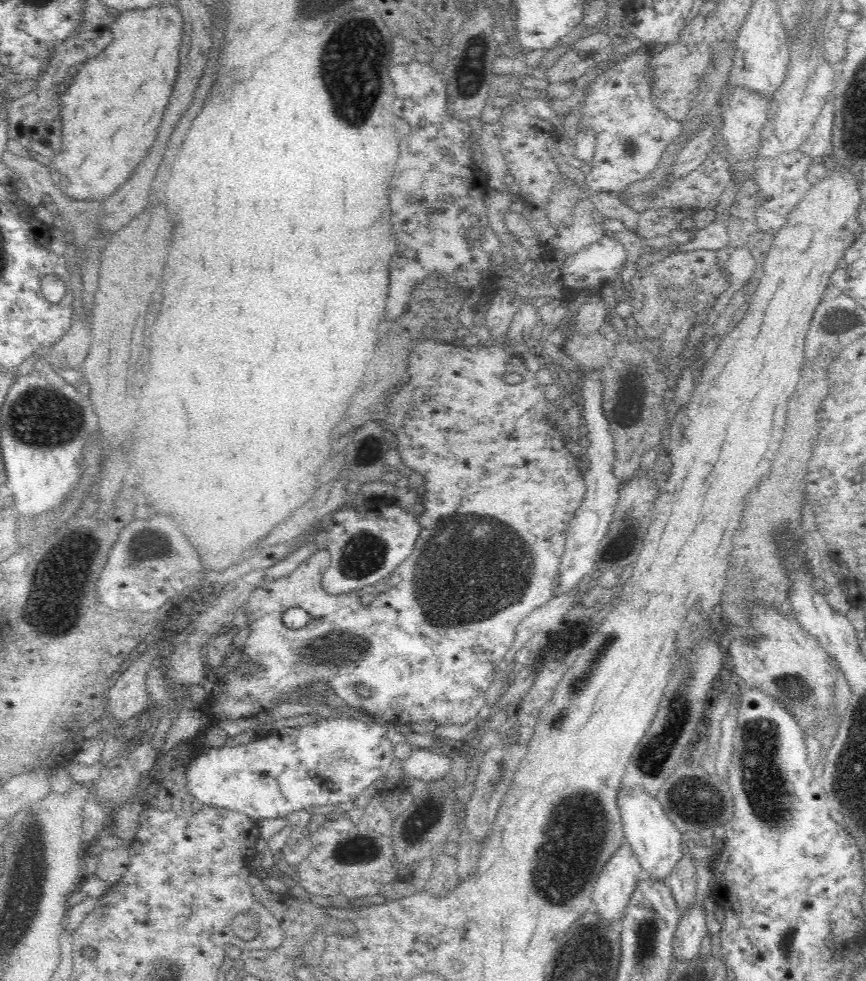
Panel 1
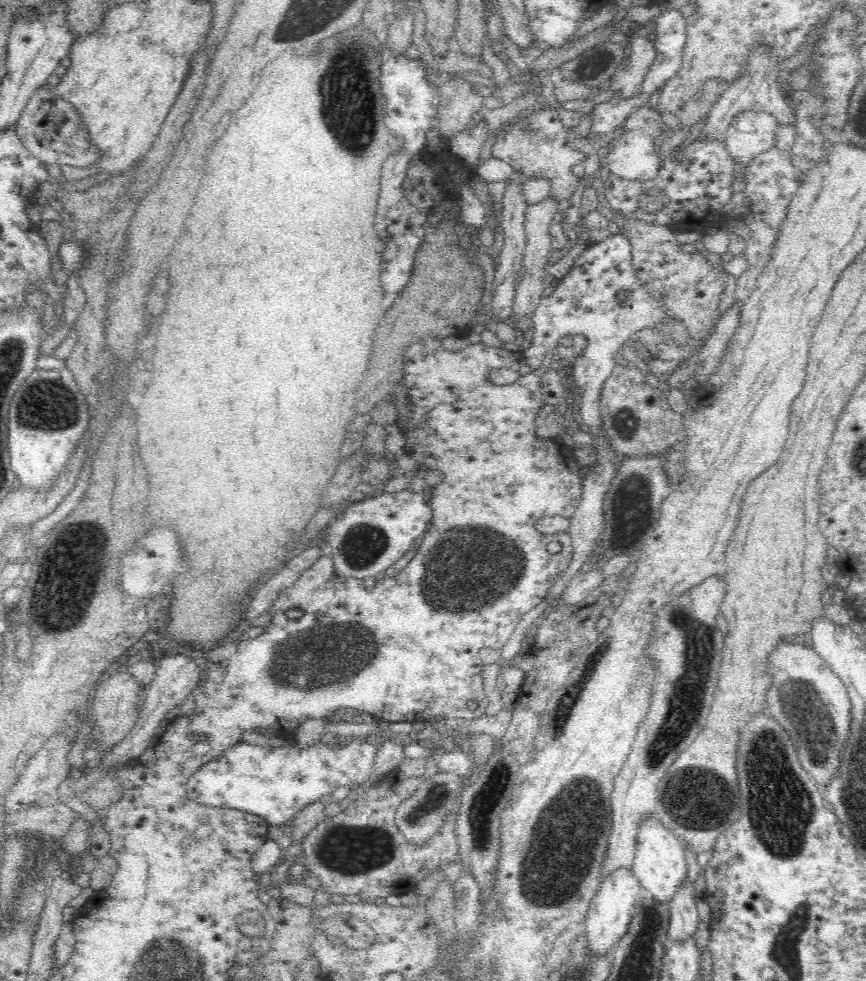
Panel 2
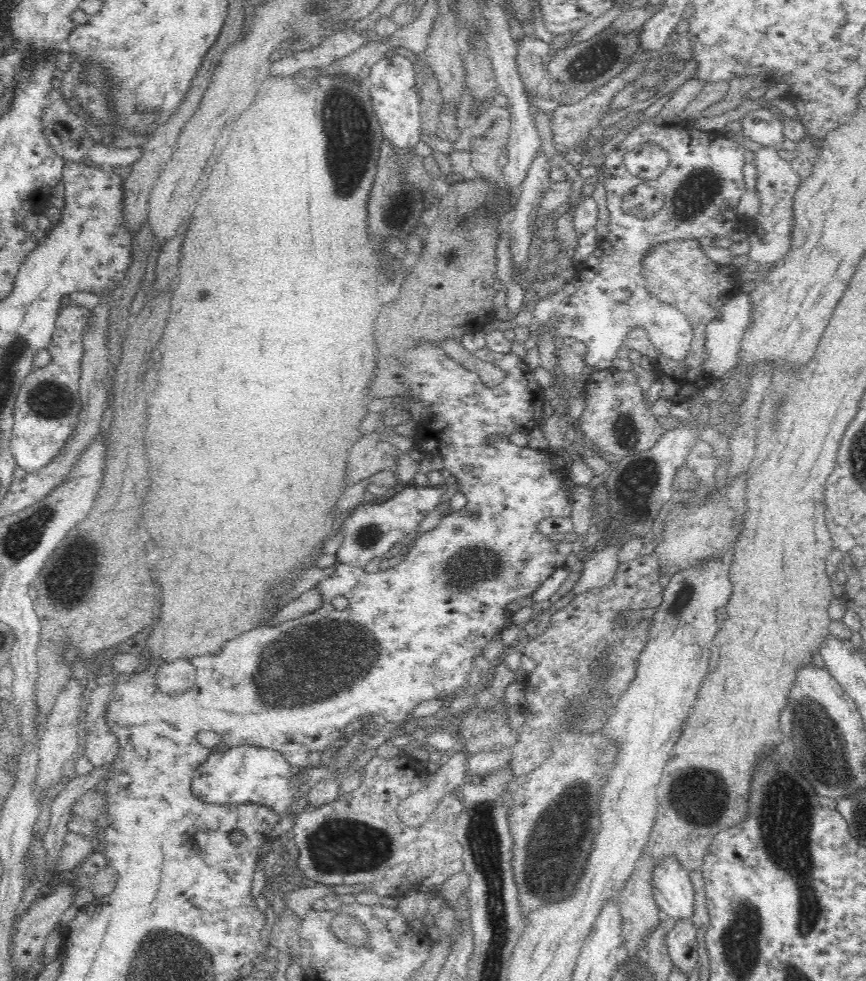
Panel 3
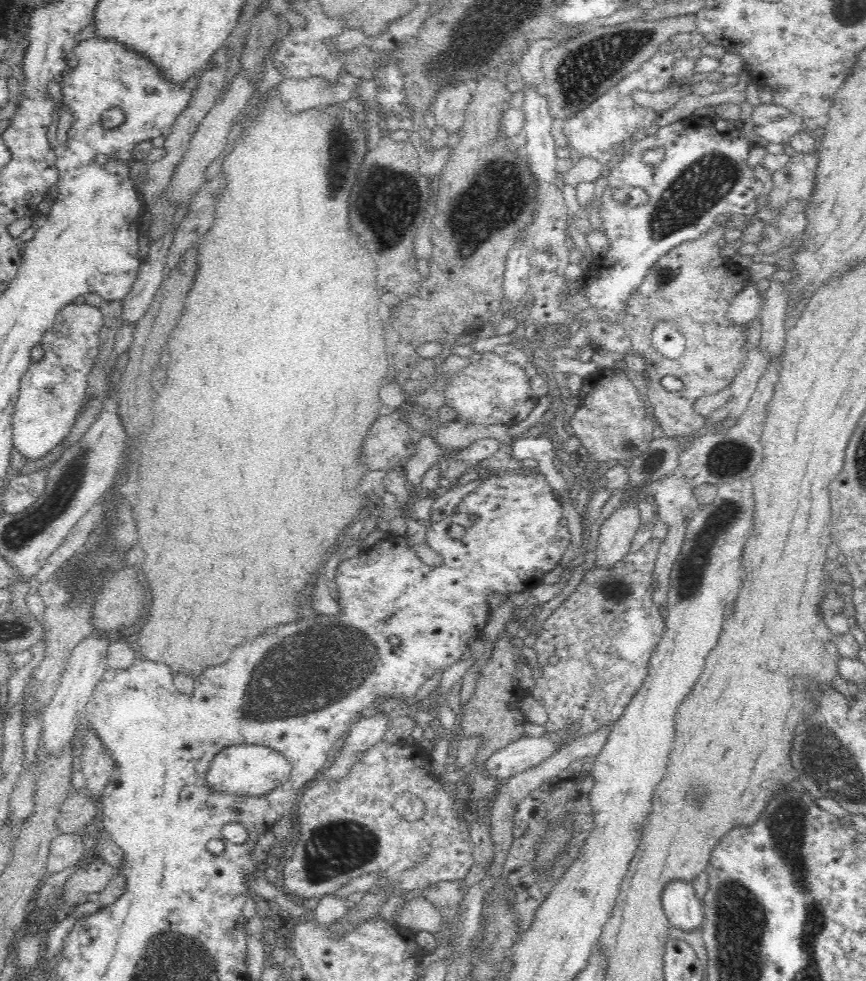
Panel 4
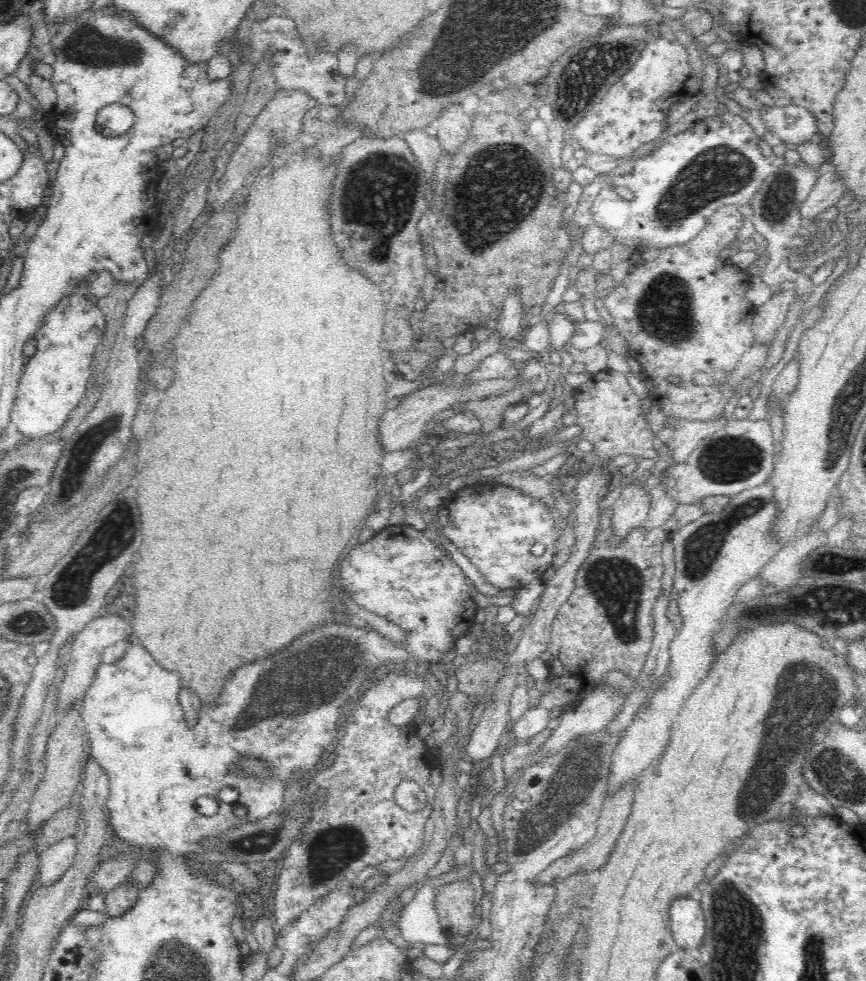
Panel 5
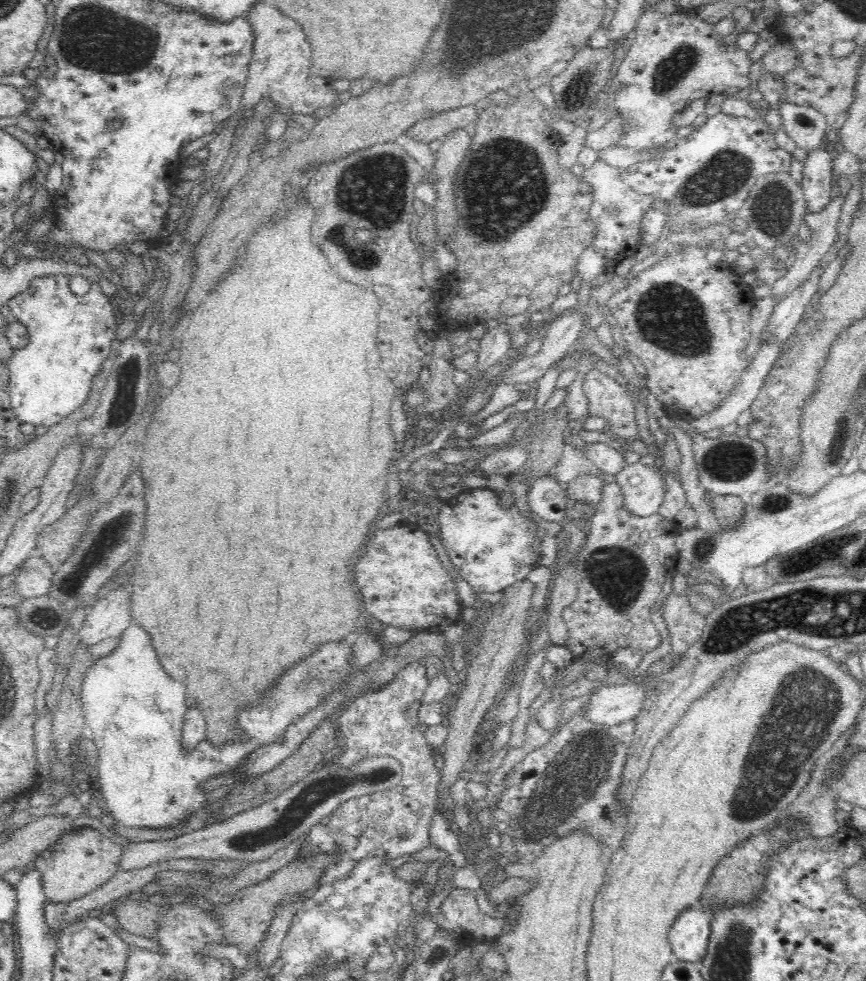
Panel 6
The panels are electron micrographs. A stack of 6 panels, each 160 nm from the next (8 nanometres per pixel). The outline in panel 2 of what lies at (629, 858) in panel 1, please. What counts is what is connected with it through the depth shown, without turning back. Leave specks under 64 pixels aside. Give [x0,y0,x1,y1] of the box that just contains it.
[586,868,642,956]

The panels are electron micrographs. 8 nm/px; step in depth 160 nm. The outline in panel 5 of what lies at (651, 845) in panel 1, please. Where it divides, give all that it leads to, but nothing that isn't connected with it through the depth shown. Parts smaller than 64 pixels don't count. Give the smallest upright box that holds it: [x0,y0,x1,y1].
[669,896,706,950]

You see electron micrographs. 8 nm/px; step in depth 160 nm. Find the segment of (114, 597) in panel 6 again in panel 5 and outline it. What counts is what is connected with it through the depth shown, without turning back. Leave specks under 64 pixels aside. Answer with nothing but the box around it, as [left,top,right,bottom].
[58,615,131,712]

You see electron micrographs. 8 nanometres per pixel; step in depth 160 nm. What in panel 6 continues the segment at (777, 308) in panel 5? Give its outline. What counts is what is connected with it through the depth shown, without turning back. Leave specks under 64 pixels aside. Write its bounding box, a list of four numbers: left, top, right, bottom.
[771,196,846,300]

